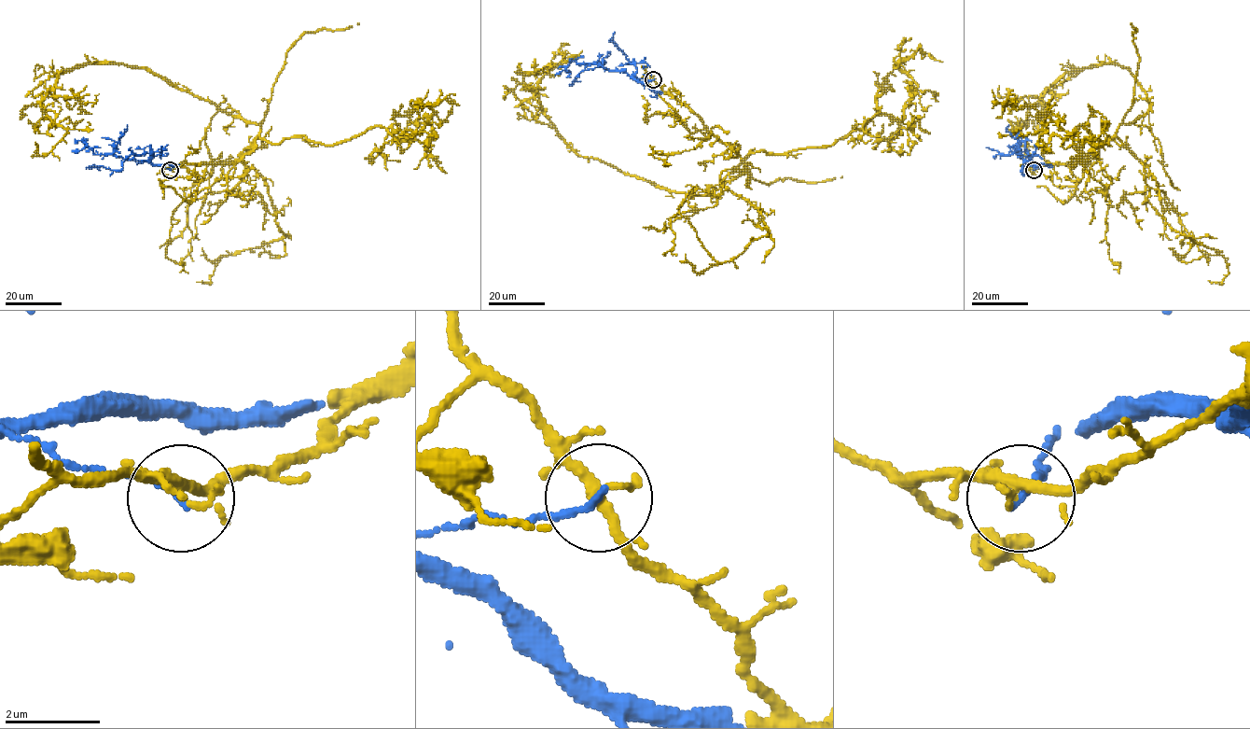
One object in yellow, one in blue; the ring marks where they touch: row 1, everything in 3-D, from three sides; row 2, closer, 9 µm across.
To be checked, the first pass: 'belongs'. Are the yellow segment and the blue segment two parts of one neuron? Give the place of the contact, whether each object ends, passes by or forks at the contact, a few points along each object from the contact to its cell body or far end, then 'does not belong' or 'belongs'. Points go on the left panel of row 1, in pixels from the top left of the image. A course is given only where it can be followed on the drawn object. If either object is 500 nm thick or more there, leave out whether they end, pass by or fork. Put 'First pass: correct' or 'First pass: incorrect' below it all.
at (170, 170); yellow passes by; blue ends there; yellow runs (171, 169), (236, 163), (260, 125), (144, 68), (87, 63), (40, 103), (66, 133), (41, 156), (35, 142); blue runs (171, 170), (146, 161), (95, 154), (85, 141), (86, 146), (79, 150), (72, 150); belongs
First pass: correct

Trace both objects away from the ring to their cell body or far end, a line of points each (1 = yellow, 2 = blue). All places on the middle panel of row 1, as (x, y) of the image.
1: (654, 79), (738, 145), (743, 171), (697, 195), (581, 157), (523, 82), (549, 65), (527, 75), (519, 63)
2: (654, 79), (637, 82), (625, 72), (576, 61), (567, 66), (569, 71), (555, 76)

